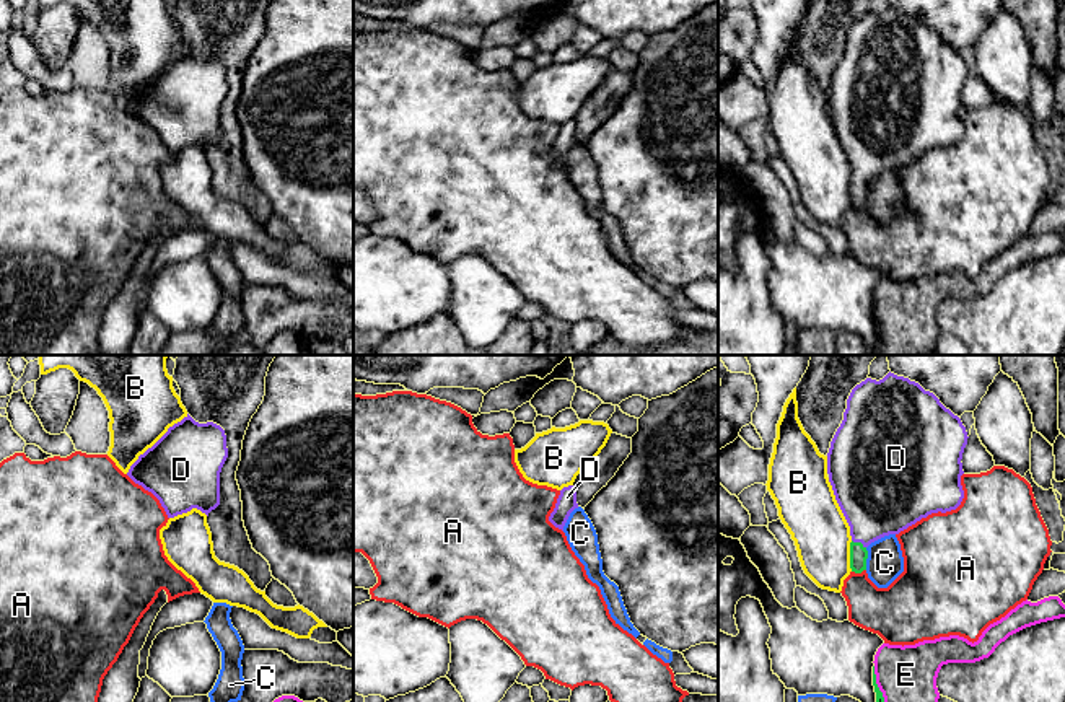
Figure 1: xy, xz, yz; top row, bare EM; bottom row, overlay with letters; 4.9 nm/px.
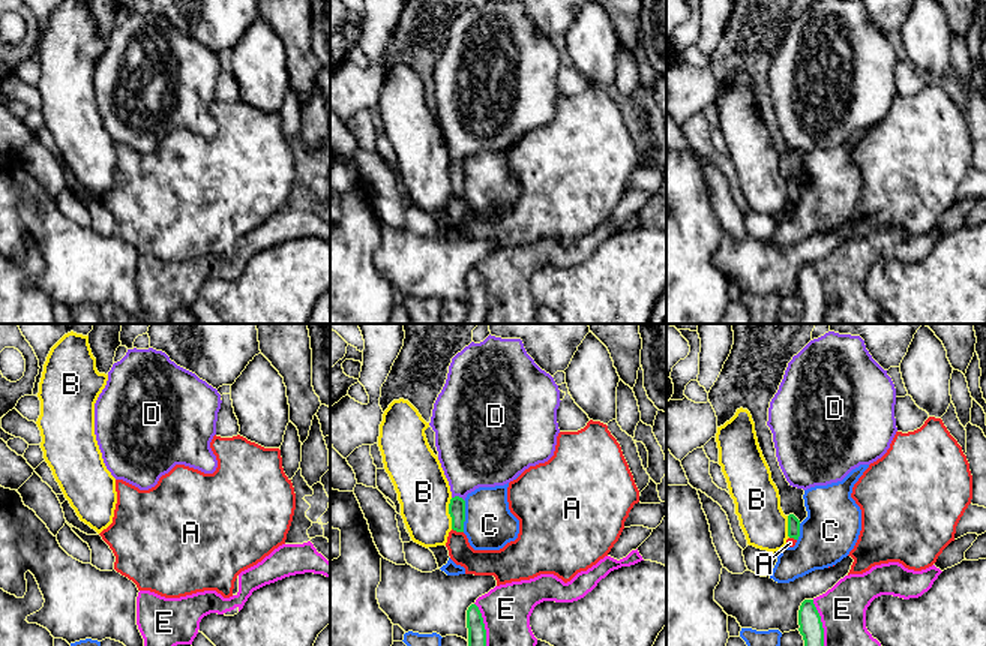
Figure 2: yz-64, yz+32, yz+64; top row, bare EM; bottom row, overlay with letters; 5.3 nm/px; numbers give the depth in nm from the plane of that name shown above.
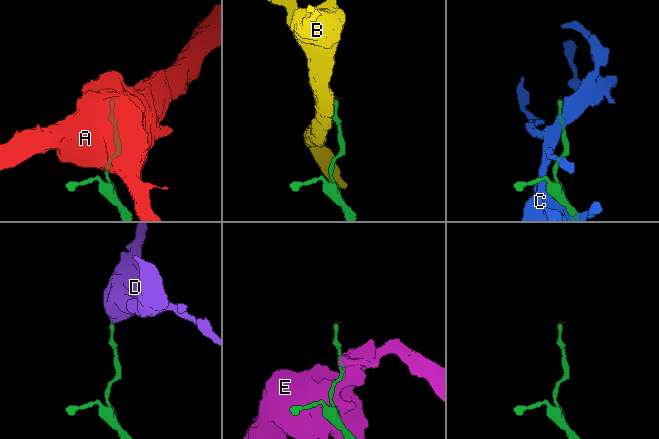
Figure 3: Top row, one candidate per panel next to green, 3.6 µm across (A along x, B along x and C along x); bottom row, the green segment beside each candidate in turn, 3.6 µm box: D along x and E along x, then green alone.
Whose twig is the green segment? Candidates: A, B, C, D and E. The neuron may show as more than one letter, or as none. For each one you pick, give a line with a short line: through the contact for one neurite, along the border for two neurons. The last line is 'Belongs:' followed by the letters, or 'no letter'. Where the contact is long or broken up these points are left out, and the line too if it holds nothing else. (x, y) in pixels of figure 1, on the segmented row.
D: Line: yz (859, 554), (859, 543), (878, 497)
Belongs: D

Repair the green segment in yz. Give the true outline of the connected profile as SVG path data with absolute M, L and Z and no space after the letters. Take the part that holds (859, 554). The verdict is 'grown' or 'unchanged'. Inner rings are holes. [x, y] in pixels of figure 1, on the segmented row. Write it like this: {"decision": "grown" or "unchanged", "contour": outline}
{"decision": "grown", "contour": "M889 371L879 381L866 378L852 389L827 453L829 482L850 526L852 572L866 570L871 542L961 505L961 459L967 438L961 419L909 378Z"}

